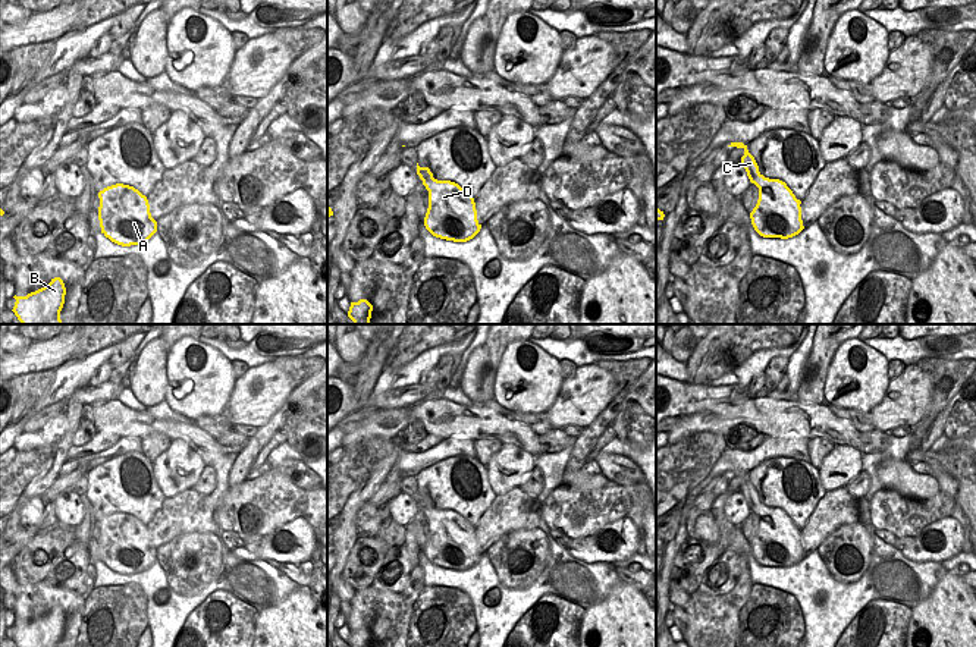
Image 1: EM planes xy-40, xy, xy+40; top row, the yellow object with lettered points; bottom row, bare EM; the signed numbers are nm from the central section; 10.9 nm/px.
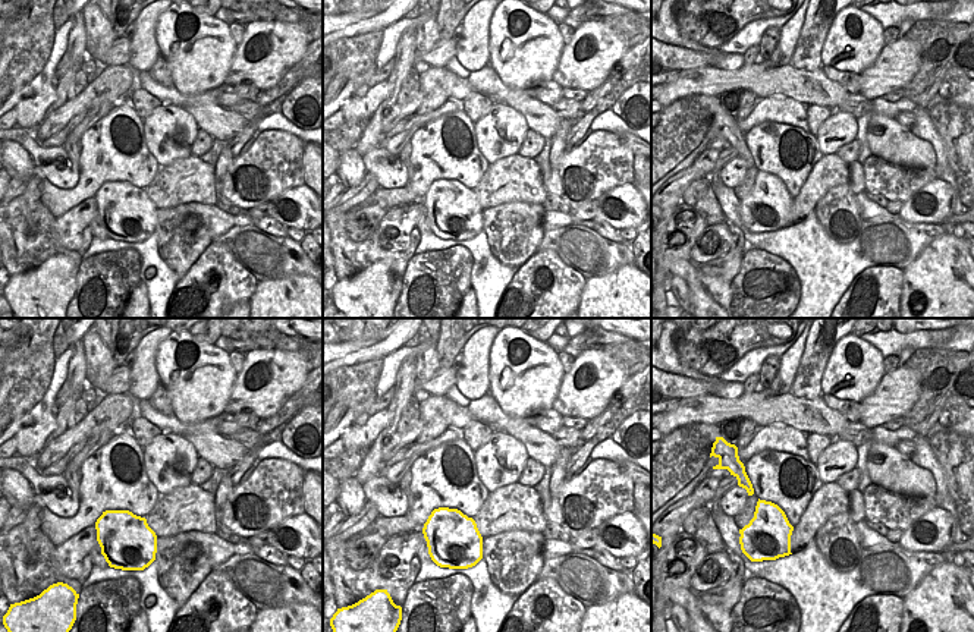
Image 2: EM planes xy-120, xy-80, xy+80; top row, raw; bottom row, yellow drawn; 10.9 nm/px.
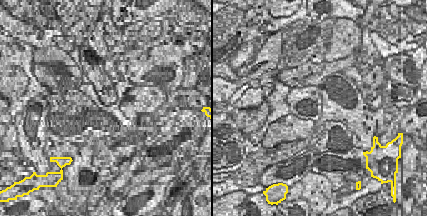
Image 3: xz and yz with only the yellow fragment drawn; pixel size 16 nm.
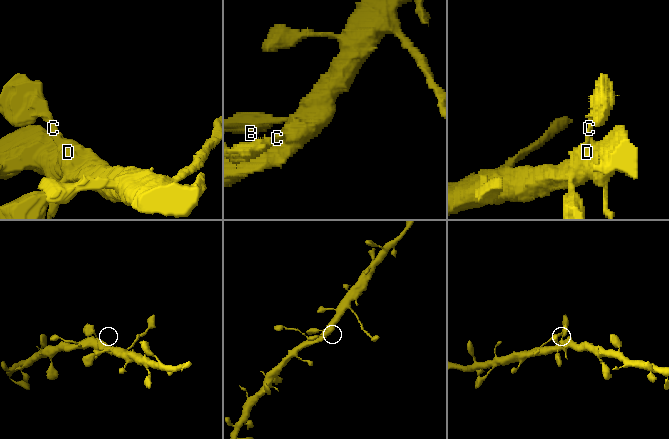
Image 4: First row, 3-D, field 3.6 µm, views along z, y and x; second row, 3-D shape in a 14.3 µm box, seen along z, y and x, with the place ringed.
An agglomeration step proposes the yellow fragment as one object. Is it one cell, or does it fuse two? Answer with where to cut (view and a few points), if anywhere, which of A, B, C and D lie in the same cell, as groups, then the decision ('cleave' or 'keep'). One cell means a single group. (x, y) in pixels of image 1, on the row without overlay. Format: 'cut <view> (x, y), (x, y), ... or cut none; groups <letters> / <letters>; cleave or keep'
cut none; groups A B C D; keep

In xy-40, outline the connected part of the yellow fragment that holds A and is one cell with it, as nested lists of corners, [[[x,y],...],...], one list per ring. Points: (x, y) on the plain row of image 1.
[[[116,512],[98,521],[101,562],[112,571],[131,575],[147,571],[157,560],[145,524],[129,513]]]

